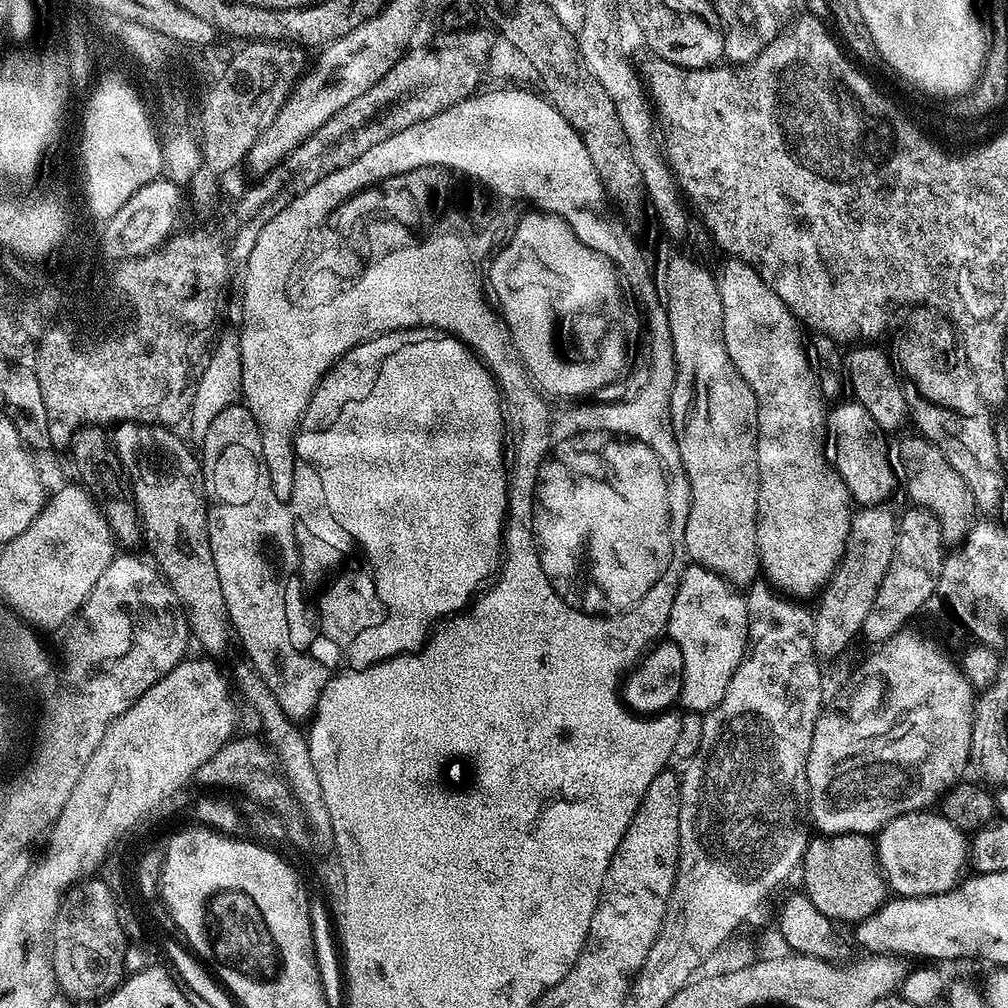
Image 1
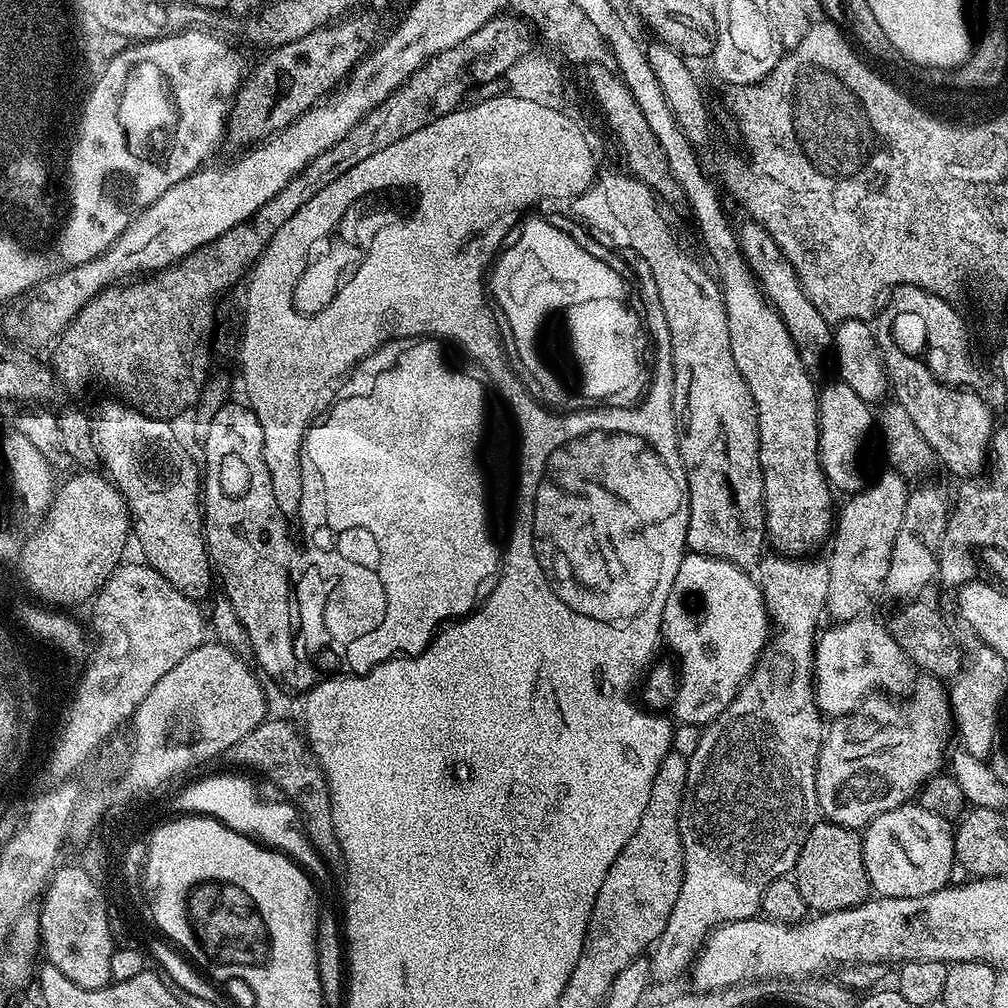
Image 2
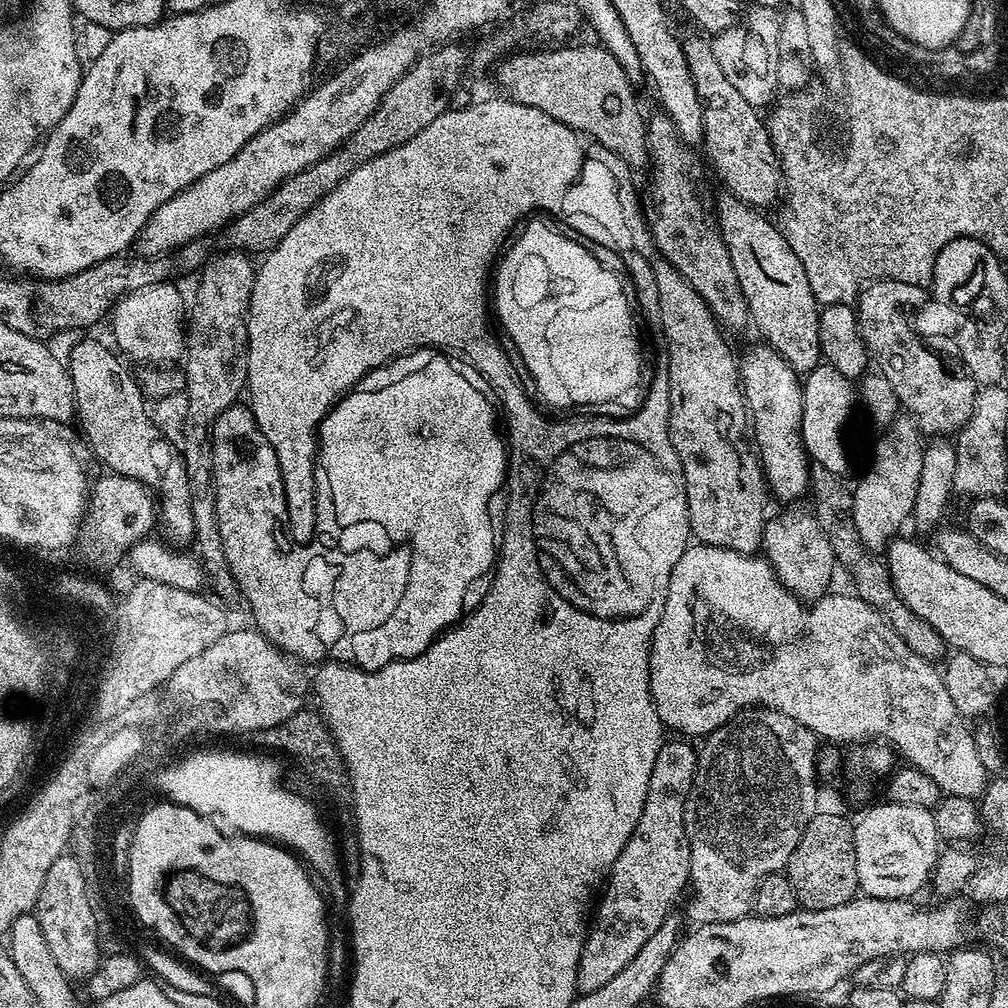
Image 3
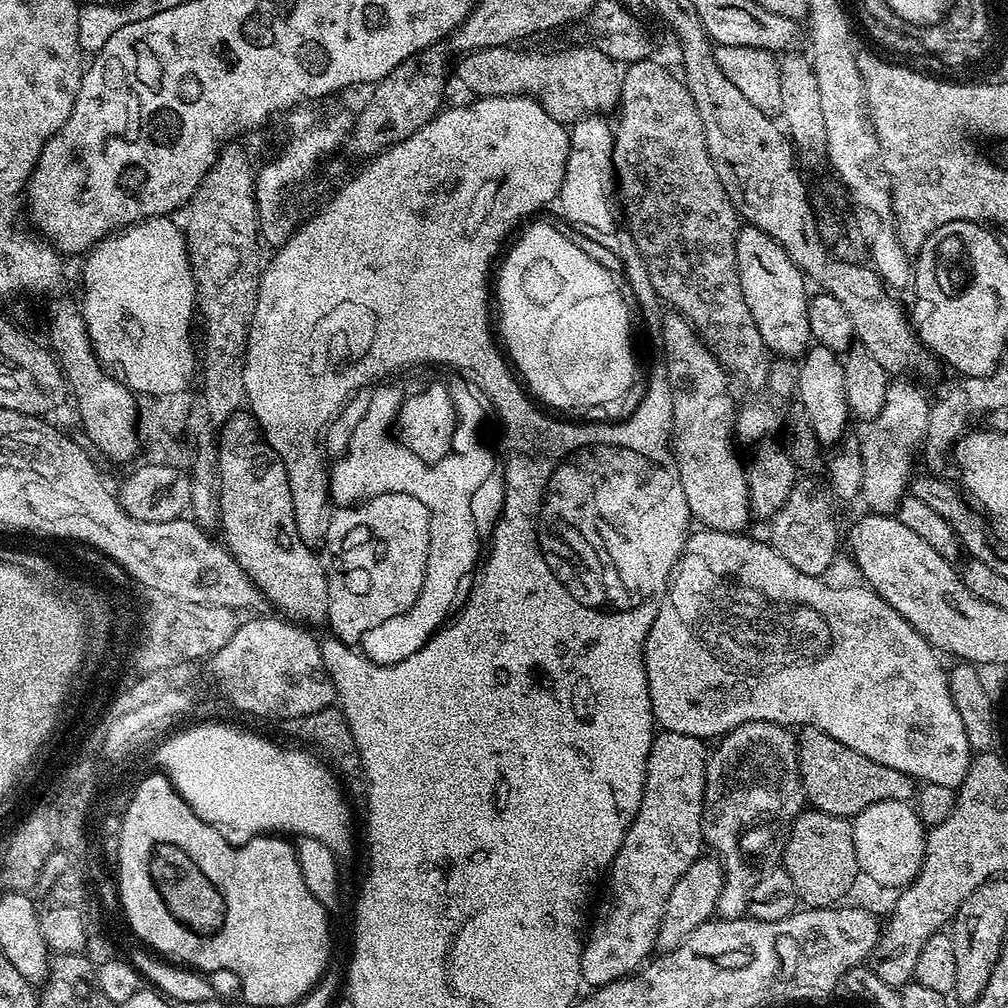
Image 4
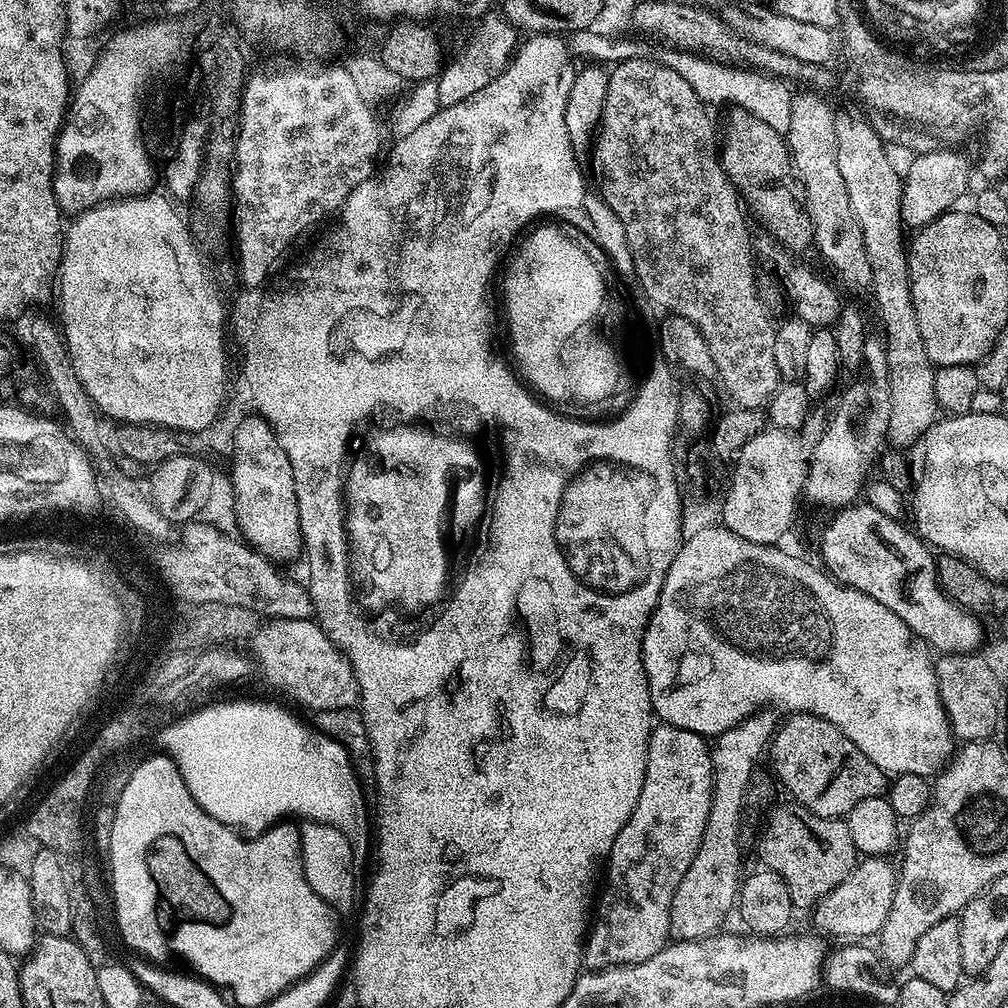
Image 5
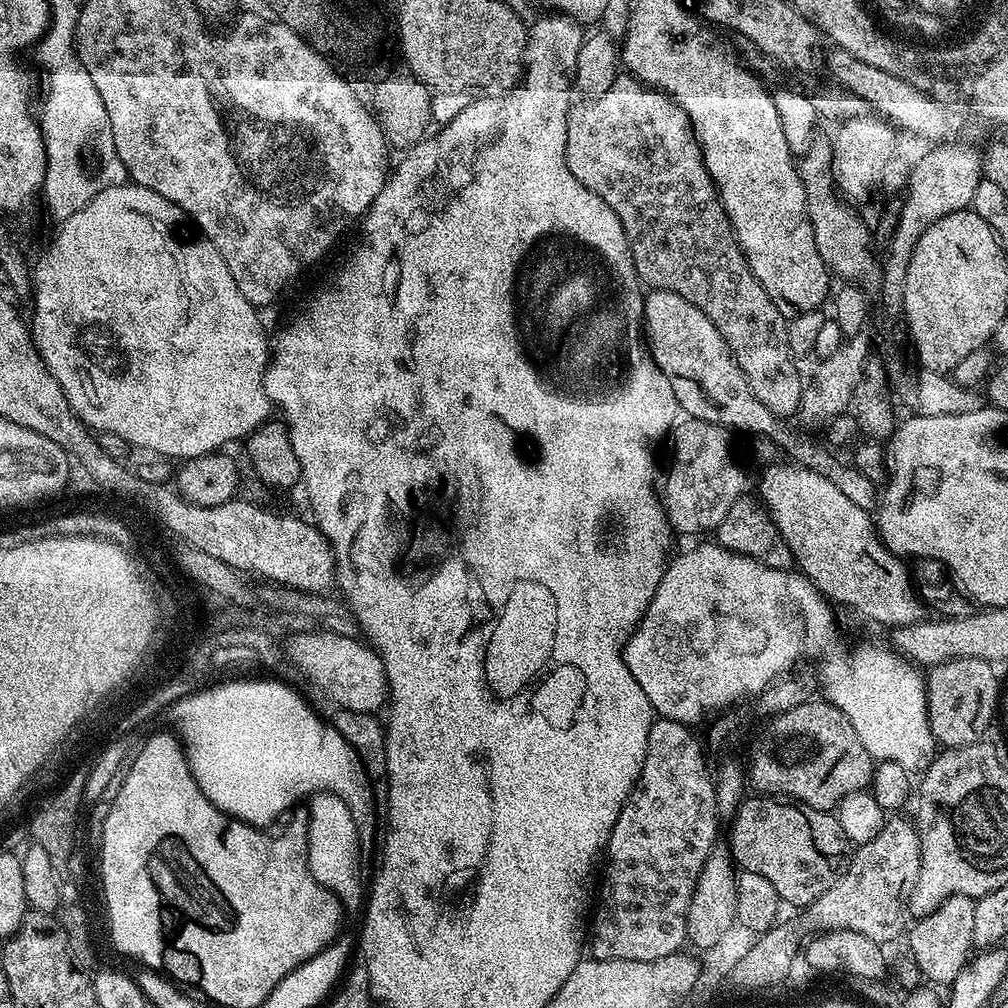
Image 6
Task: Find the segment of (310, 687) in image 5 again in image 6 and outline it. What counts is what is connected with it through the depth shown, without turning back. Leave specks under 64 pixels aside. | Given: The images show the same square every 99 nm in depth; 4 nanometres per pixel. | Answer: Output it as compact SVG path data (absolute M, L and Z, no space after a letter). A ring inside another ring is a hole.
M301 630L287 641L287 643L289 642L288 656L292 659L293 666L310 683L317 684L333 700L333 705L349 708L350 710L358 710L359 712L379 713L379 708L381 711L388 699L388 679L384 673L384 663L380 660L380 656L377 655L375 649L356 636L339 636L337 632L329 632L327 630L312 631L316 632Z

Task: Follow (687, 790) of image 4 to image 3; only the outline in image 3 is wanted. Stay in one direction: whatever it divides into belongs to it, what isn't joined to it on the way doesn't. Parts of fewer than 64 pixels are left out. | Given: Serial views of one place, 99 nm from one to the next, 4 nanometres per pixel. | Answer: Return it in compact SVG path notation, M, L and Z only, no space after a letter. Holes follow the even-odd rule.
M684 738L669 739L658 750L658 758L654 762L654 770L650 774L648 783L648 797L646 806L642 810L642 818L638 818L638 826L634 826L634 834L630 834L630 842L618 854L611 872L606 877L603 885L604 897L600 900L600 909L597 910L596 929L587 933L584 941L584 949L578 962L578 978L576 987L581 993L593 992L614 974L619 974L626 965L646 946L646 942L666 922L666 918L673 915L676 899L679 898L690 884L692 875L692 863L690 862L690 846L688 845L688 835L684 825L684 811L688 795L692 785L696 783L696 758L697 749L691 748L689 741Z

